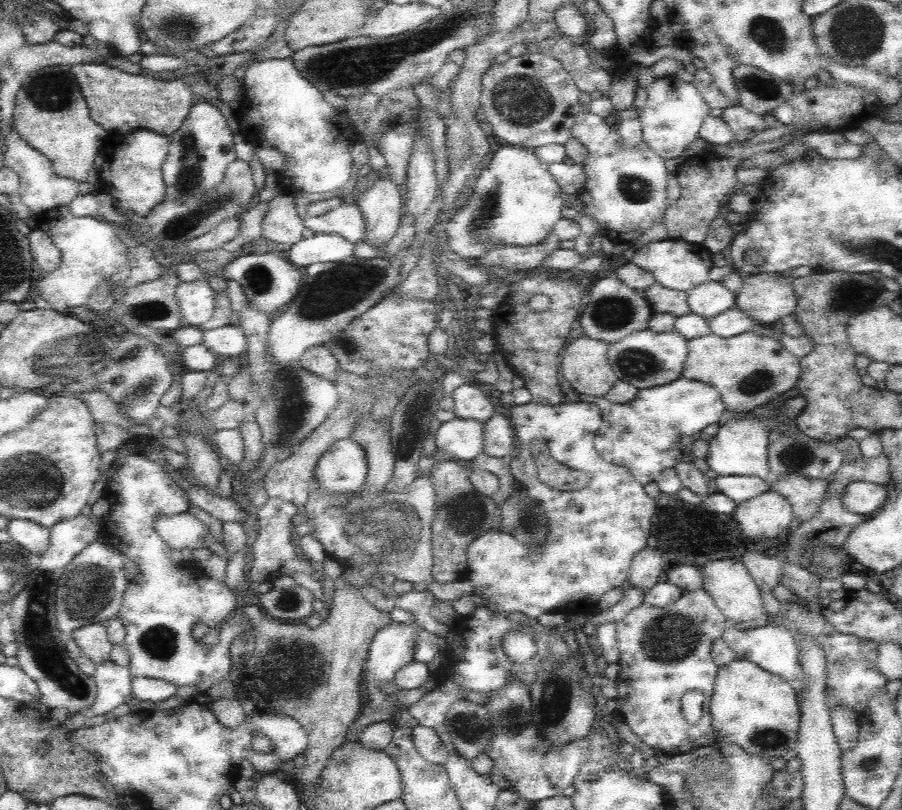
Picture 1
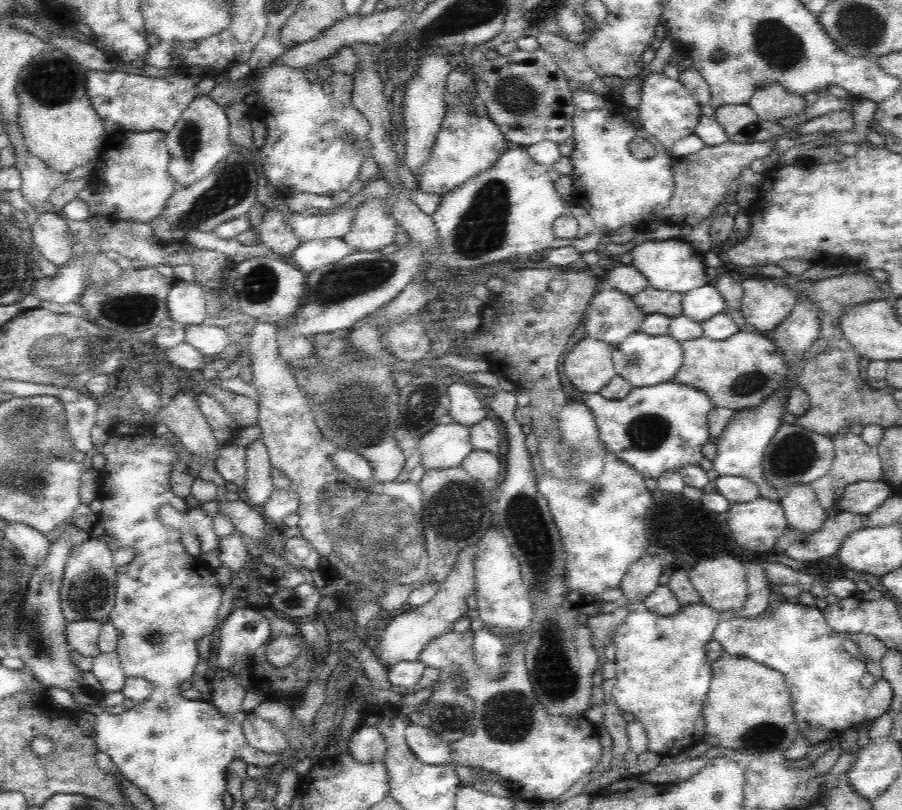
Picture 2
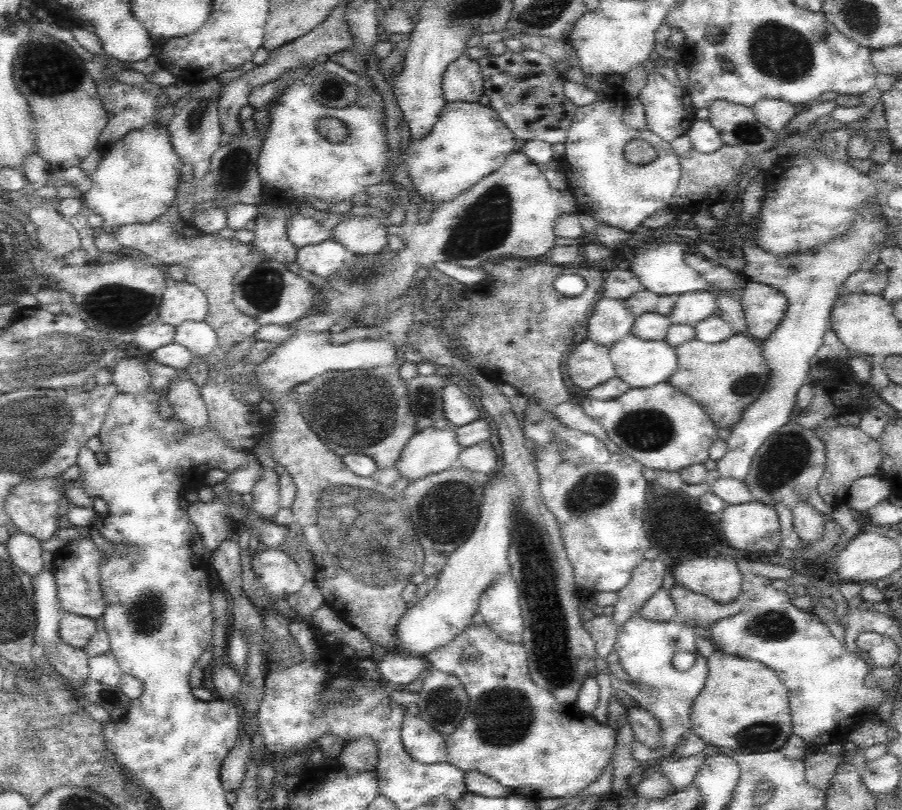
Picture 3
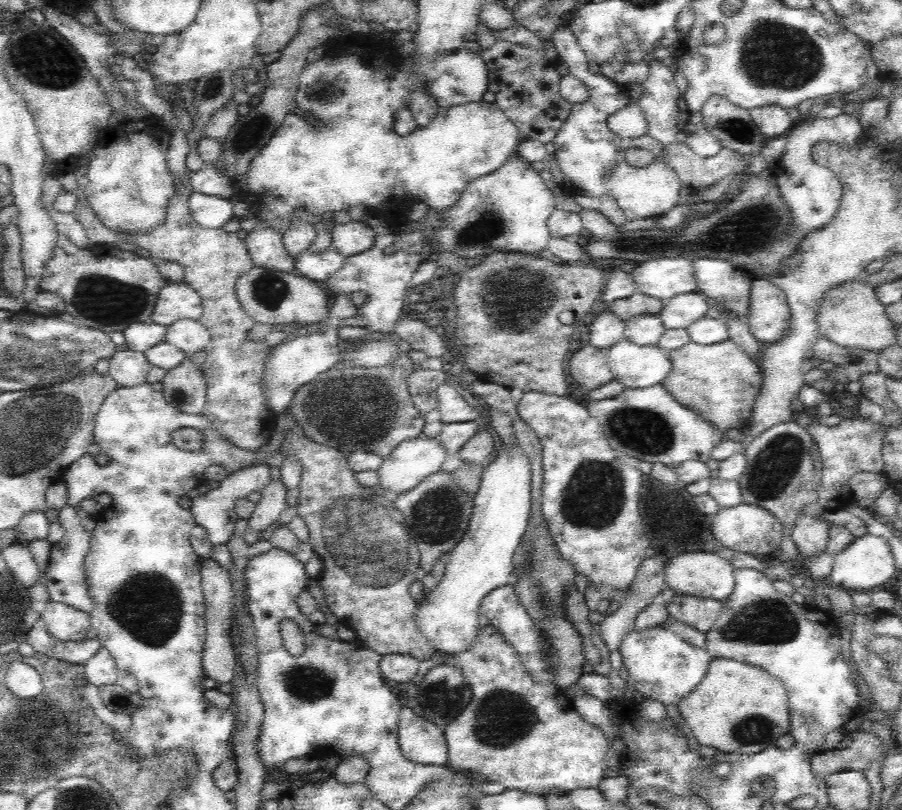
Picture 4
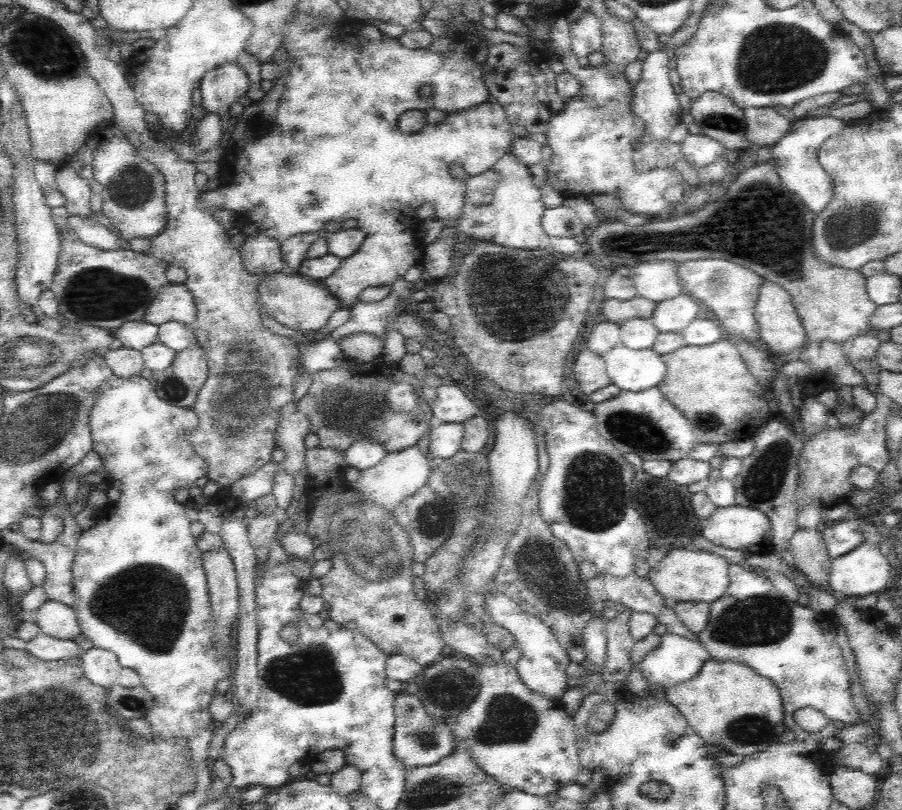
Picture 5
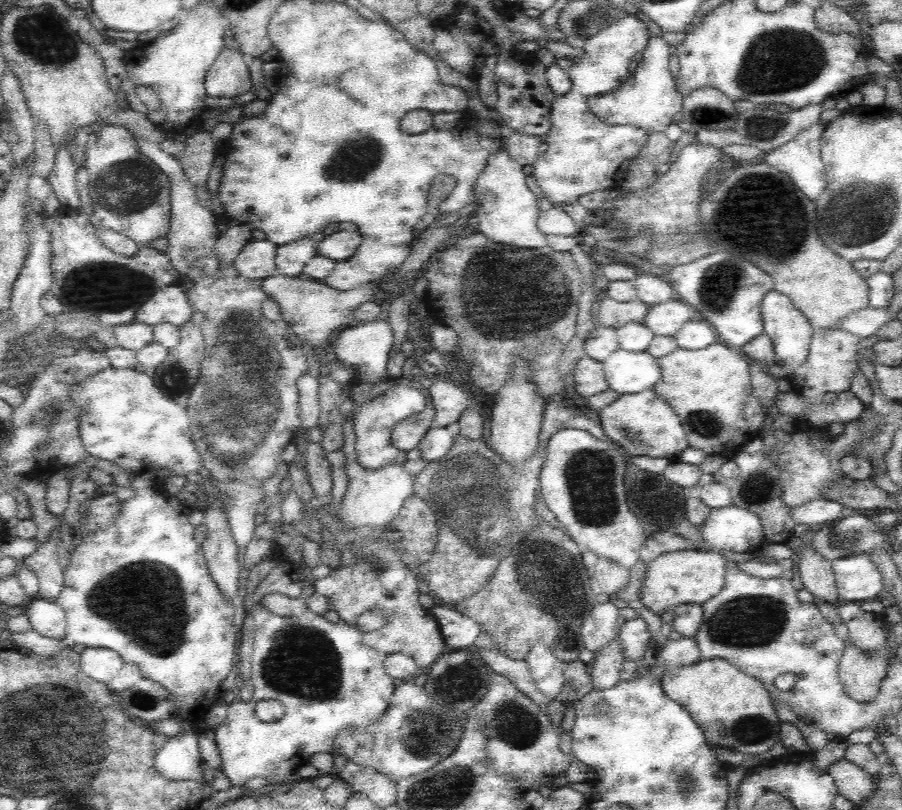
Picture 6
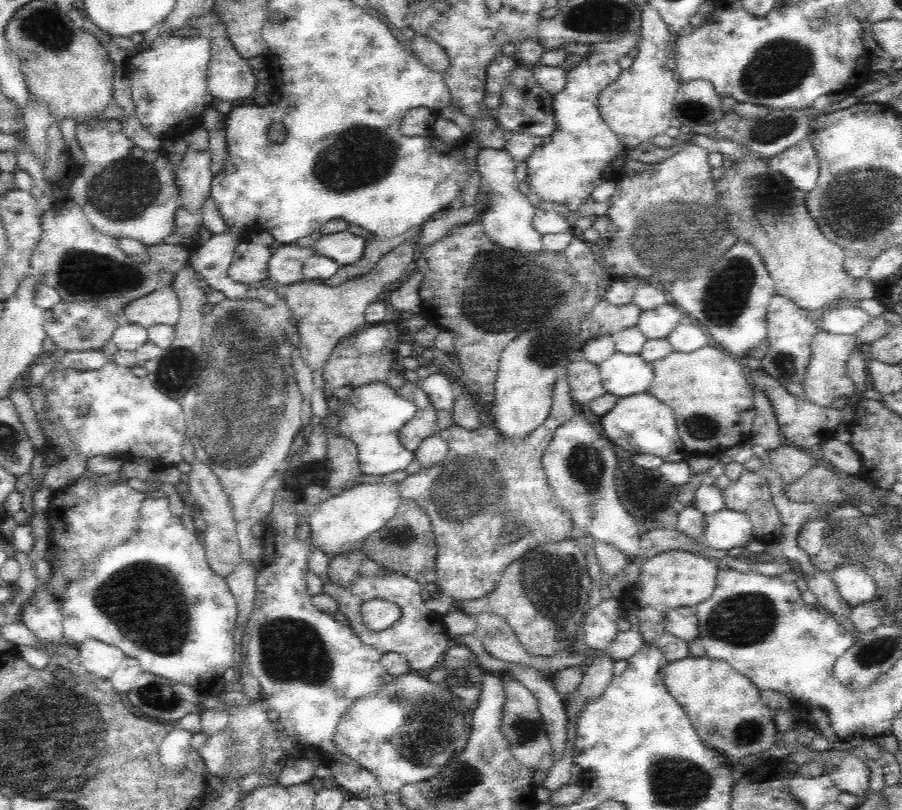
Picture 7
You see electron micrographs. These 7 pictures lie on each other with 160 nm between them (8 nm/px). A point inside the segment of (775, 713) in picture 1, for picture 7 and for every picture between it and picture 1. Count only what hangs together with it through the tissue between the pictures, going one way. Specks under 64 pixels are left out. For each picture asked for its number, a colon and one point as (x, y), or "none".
2: (748, 707)
3: (743, 706)
4: (737, 706)
5: (728, 705)
6: (734, 710)
7: (725, 708)

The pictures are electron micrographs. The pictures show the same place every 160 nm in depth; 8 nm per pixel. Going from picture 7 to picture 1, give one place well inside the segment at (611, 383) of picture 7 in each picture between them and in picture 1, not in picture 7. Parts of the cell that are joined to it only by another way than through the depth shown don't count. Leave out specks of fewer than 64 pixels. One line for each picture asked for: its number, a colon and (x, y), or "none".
1: (644, 359)
2: (643, 360)
3: (640, 363)
4: (636, 366)
5: (632, 370)
6: (626, 372)

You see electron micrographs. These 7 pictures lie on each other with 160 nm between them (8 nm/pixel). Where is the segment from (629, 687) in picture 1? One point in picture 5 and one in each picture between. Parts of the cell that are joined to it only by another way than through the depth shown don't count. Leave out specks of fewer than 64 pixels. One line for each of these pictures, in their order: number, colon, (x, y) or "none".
2: (663, 676)
3: (645, 648)
4: (662, 666)
5: (676, 658)

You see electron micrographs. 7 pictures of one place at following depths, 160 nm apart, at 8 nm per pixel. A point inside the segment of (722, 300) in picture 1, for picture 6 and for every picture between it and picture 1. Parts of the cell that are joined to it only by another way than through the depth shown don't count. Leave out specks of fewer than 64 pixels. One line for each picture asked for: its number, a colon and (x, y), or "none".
2: (699, 304)
3: (691, 307)
4: (680, 311)
5: (673, 315)
6: (665, 319)

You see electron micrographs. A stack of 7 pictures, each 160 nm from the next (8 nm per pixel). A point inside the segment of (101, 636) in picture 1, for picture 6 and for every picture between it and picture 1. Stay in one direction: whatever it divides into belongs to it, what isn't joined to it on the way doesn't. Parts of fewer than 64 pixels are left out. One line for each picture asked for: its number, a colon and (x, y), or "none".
2: (82, 635)
3: (75, 630)
4: (64, 622)
5: (55, 619)
6: (46, 617)

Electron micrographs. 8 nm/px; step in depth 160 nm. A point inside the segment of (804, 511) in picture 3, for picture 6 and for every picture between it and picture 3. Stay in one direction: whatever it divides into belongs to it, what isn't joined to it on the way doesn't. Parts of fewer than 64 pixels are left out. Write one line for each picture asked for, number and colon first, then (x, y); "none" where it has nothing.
4: (811, 535)
5: (807, 545)
6: (816, 572)

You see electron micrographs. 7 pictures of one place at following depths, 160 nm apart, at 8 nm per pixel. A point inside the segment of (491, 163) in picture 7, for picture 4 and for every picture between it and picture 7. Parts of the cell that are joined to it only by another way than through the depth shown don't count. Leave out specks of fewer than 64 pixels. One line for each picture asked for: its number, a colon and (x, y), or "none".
4: (508, 209)
5: (503, 205)
6: (507, 213)

